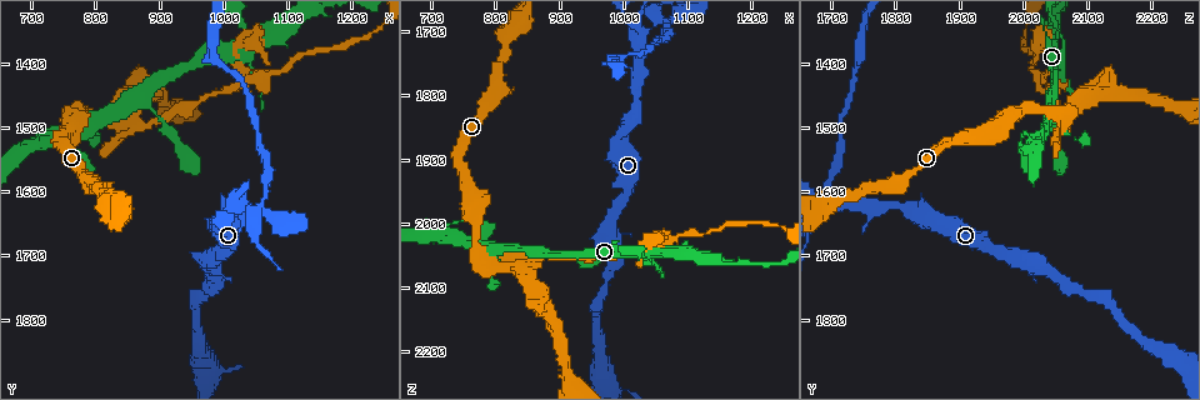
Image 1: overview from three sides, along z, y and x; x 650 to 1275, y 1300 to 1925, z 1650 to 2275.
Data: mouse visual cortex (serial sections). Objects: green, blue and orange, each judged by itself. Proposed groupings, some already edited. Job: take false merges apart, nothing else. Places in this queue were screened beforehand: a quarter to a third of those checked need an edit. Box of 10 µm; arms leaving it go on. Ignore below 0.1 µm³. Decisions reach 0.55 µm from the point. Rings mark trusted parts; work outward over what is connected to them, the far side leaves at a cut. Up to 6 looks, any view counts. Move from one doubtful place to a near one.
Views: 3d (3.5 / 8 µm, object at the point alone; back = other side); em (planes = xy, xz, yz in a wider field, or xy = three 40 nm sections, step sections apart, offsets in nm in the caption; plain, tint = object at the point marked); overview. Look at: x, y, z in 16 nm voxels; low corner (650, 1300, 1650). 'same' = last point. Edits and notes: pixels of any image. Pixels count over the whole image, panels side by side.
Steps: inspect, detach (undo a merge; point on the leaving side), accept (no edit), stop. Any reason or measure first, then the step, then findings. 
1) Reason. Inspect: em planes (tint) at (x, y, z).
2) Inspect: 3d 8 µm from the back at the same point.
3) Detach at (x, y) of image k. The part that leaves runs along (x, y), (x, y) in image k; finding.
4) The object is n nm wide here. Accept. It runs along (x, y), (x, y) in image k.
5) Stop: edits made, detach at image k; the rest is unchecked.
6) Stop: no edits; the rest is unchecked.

Looks like a crossing. Inspect: 3d 3.5 µm at (1025, 1615, 1705).

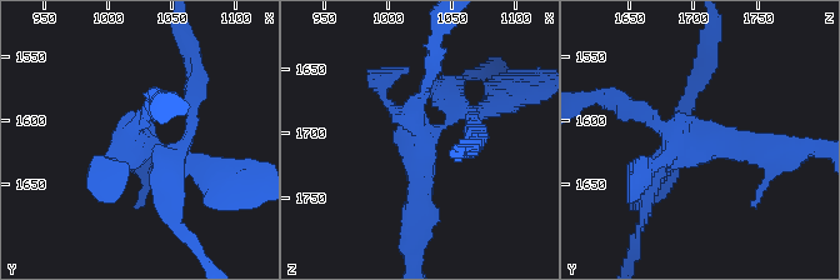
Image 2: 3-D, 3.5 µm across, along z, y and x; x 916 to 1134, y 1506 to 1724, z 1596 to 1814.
Shape alone is not enough. Inspect: em planes (tint) at (1028, 1618, 1704).

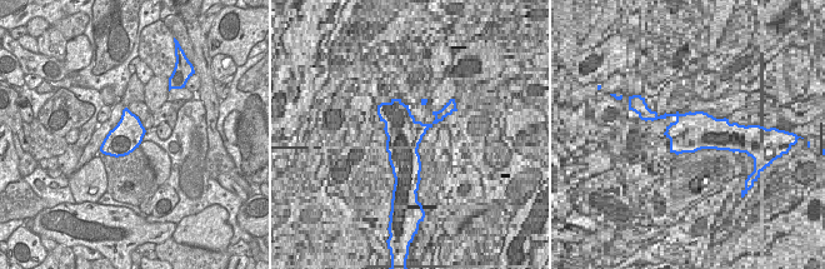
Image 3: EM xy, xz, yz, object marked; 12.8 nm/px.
Detach at (691, 106) of image 2. The part that leaves runs along (173, 149), (191, 130), (191, 49) in image 2; two cells meet here.

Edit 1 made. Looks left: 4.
Redraw. Inspect: overview.

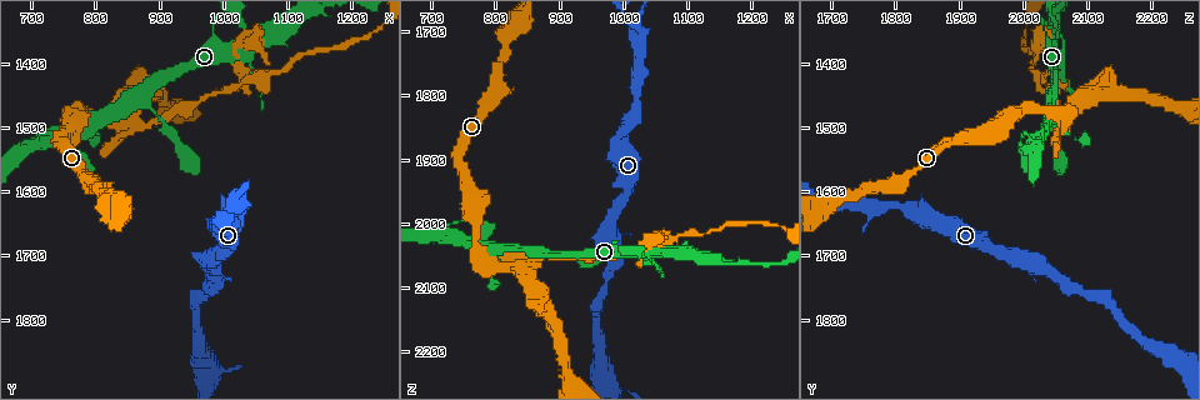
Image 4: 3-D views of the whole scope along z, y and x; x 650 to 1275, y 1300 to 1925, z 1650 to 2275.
Narrows sharply. Inspect: 3d 8 µm at (880, 1495, 2055).

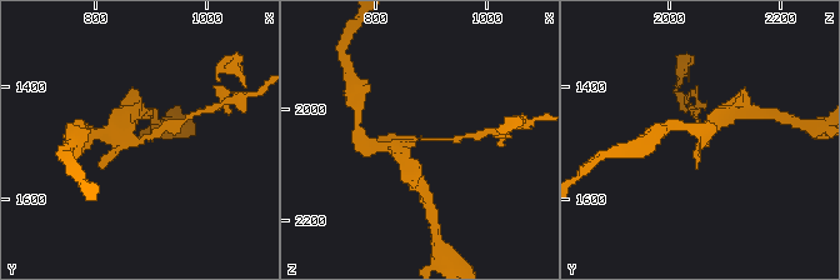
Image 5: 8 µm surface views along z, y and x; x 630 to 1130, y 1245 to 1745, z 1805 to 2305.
The arms are 150, 350 nm wide; now the EM. Inspect: em planes (tint) at the same point.

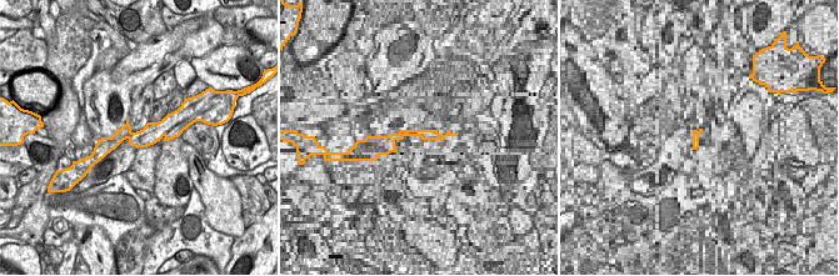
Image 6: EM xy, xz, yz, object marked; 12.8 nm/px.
Detach at (104, 161) of image 5. The part that leaves runs along (421, 139), (458, 140), (466, 136) in image 5; two cells meet here.

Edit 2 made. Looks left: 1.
Stop: edits made, detach at image 2, detach at image 5; the rest is unchecked.

